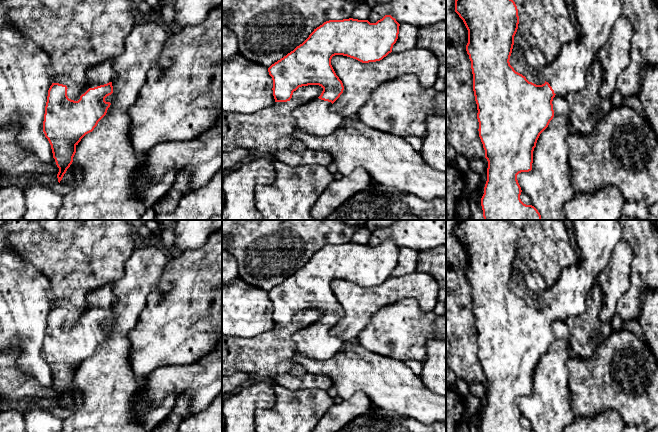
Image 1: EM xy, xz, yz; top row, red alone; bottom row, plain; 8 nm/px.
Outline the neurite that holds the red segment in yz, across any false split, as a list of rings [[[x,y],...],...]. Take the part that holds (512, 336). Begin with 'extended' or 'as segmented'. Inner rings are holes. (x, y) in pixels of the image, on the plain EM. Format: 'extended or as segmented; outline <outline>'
extended; outline [[[508,220],[456,221],[455,236],[468,254],[466,275],[473,298],[478,355],[488,385],[482,432],[535,432],[521,425],[522,414],[517,399],[532,394],[537,364],[554,341],[553,322],[585,312],[590,289],[622,240],[618,220],[572,220],[572,223],[581,251],[579,263],[562,270],[559,279],[543,293],[545,307],[536,309],[516,296],[509,286],[519,248],[515,226]]]

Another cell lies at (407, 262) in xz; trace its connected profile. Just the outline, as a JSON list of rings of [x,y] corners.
[[[402,247],[399,250],[399,258],[396,267],[393,269],[392,276],[400,277],[416,271],[419,252]]]

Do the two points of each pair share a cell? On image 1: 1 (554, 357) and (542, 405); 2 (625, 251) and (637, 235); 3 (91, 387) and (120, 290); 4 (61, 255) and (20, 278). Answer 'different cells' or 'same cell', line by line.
1: same cell
2: different cells
3: same cell
4: different cells

